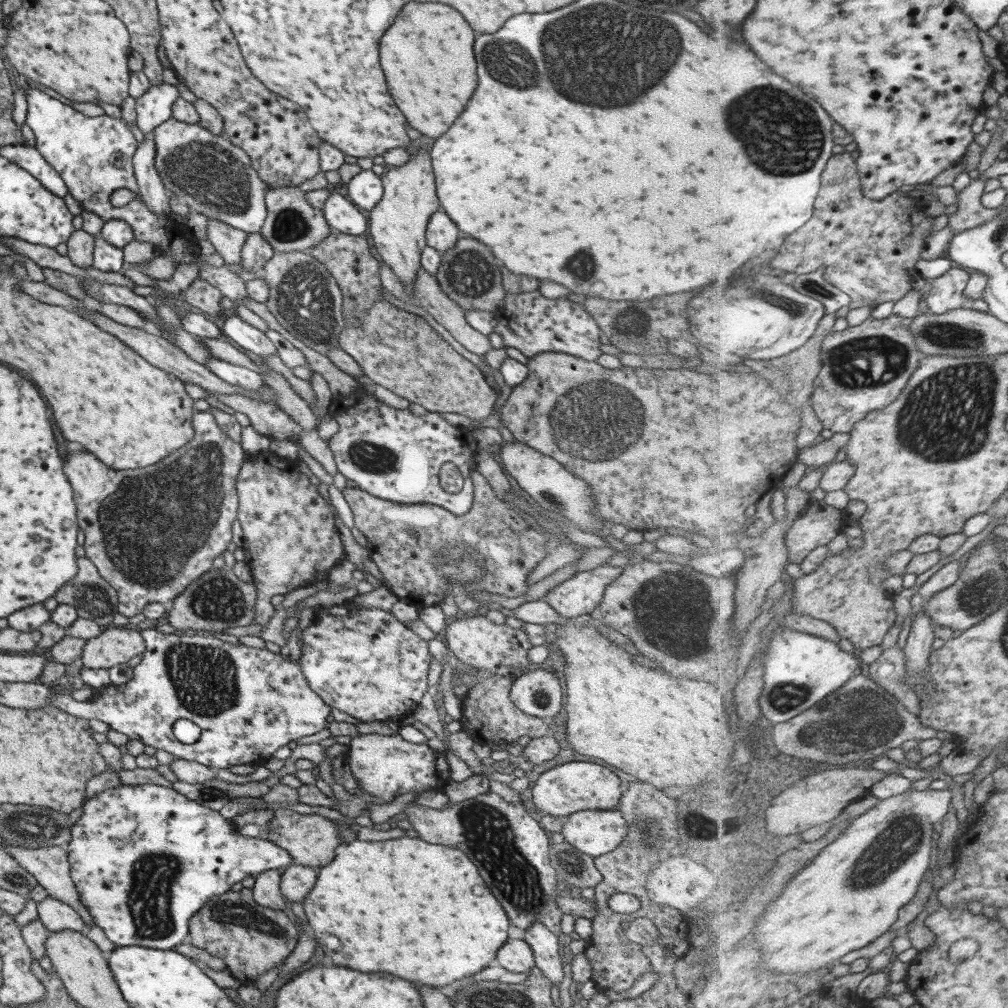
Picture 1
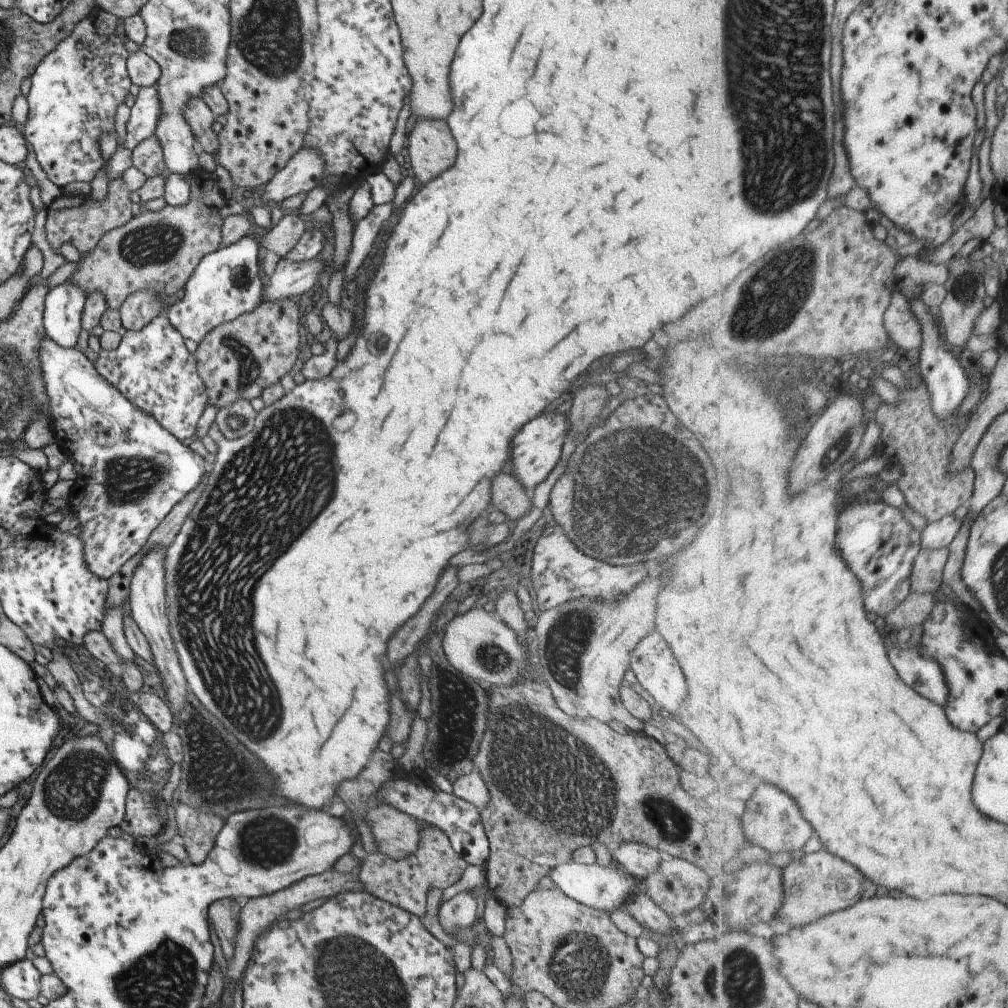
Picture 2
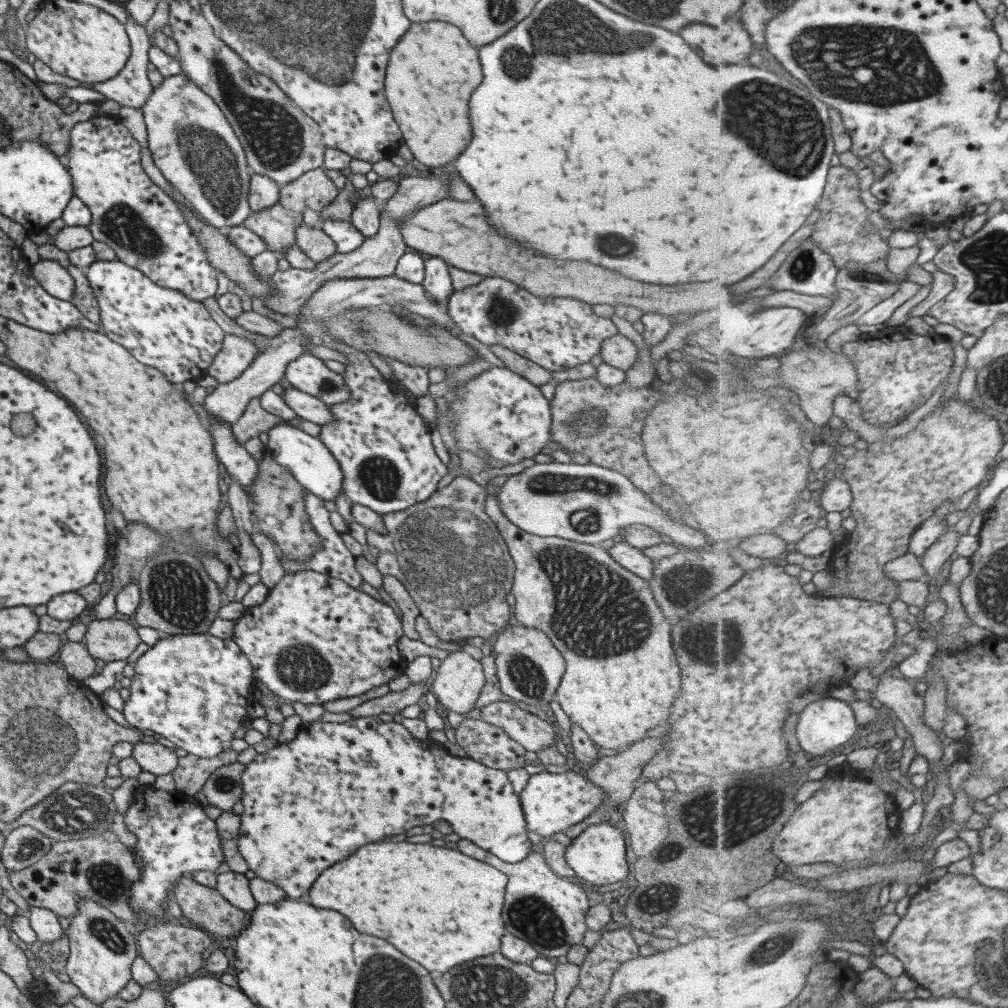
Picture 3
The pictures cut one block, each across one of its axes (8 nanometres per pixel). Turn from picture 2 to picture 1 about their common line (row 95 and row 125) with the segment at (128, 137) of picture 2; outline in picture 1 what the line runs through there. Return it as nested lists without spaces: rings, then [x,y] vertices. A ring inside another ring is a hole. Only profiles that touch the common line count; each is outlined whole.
[[[169,82],[150,85],[135,101],[136,125],[143,135],[151,134],[161,122],[170,118],[170,109],[177,99],[175,84]]]

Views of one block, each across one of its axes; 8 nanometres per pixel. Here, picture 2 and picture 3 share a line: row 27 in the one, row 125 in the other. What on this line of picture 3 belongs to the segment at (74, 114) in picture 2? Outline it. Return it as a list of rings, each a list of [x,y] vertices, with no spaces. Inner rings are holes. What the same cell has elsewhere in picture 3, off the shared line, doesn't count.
[[[94,116],[76,122],[69,130],[69,150],[60,158],[71,176],[73,194],[89,209],[87,228],[92,238],[107,244],[115,252],[115,259],[135,267],[157,286],[178,290],[183,296],[197,302],[213,297],[217,288],[217,271],[207,262],[205,248],[199,246],[197,236],[187,226],[173,199],[155,186],[141,168],[139,150],[137,141],[116,118]]]

